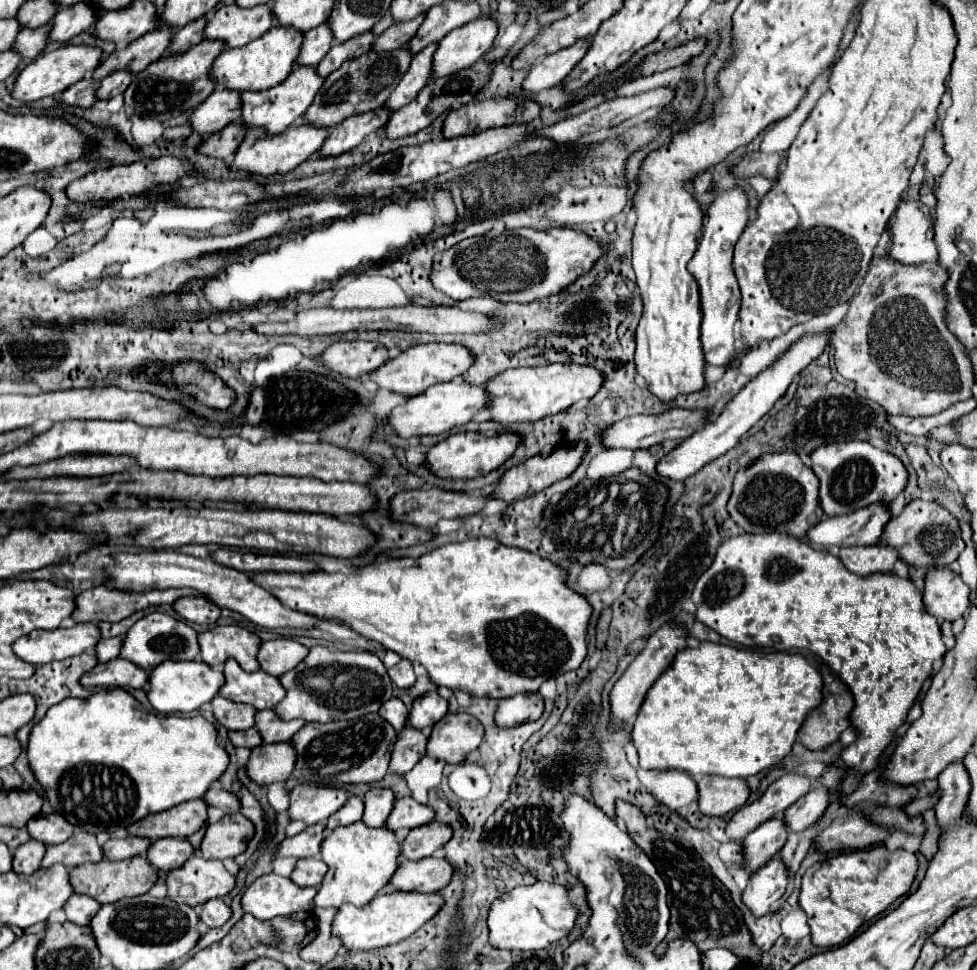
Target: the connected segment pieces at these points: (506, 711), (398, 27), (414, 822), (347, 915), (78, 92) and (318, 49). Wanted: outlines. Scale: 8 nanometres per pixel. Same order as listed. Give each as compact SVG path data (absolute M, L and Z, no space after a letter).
M523 691L519 695L499 701L495 721L501 727L515 727L525 721L535 721L543 715L543 697L535 691Z
M423 15L411 19L411 21L403 21L403 23L393 23L385 33L381 33L375 43L373 49L375 51L393 51L401 45L407 43L407 39L411 39L411 35L415 35L415 31L419 29L419 23L423 23Z
M401 797L395 801L395 807L387 819L387 827L393 831L409 831L433 821L433 815L435 811L431 811L431 807L417 803L413 797Z
M387 891L377 895L367 907L339 907L333 923L333 933L341 937L341 943L349 951L369 951L377 947L395 945L411 937L419 927L423 927L433 915L439 913L445 899L439 893L417 893L417 891Z
M87 75L79 83L75 83L73 87L69 87L67 91L63 91L63 95L59 97L59 101L67 103L67 105L93 107L99 101L99 99L95 99L95 87L97 85L99 85L99 79L93 79L91 75Z
M321 23L319 27L307 31L297 63L299 65L317 65L331 49L331 41L333 41L331 27L327 27L327 23Z

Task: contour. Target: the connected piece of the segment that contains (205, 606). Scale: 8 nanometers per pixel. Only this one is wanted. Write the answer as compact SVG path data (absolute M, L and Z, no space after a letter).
M181 597L175 601L175 611L189 623L215 625L221 615L221 607L215 607L209 599L201 597Z

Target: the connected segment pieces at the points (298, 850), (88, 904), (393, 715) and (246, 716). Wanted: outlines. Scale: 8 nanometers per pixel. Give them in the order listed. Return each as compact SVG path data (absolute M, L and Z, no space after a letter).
M325 823L313 825L305 831L301 831L295 837L287 837L281 845L279 845L279 853L281 855L293 855L293 857L319 857L319 847L323 843L323 831L325 831Z
M71 895L65 903L65 913L67 913L67 919L71 923L77 923L77 925L89 925L89 921L97 915L99 911L99 903L95 899L89 899L85 895Z
M389 699L381 709L379 709L379 715L383 719L387 719L395 731L401 731L405 725L407 725L407 715L409 715L409 709L405 707L405 703L401 699Z
M217 695L213 701L213 713L217 717L217 721L221 725L225 725L227 729L235 731L235 729L251 729L255 727L253 719L255 719L255 707L251 705L243 705L243 703L231 703L229 699L223 699L221 695Z

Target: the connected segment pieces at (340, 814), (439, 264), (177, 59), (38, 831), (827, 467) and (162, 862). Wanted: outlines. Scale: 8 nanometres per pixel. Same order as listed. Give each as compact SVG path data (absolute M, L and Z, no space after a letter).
M353 795L335 815L331 815L327 819L325 835L329 835L335 827L345 827L345 825L351 825L355 821L361 821L361 817L363 817L363 799Z
M521 227L489 237L489 247L487 237L471 237L437 253L429 279L435 289L455 301L487 295L501 303L531 303L557 295L567 289L567 285L587 275L587 271L595 267L595 259L603 255L603 249L601 241L569 227L551 227L547 231Z
M203 39L199 45L191 47L191 51L183 51L183 55L165 55L163 59L157 59L157 63L151 63L151 67L139 71L139 75L133 77L125 91L125 105L137 115L145 115L157 121L167 121L185 111L191 111L215 91L215 83L207 79L207 71L221 51L225 51L223 43L215 43L215 39Z
M59 813L39 815L27 823L27 829L33 839L37 839L45 845L63 843L73 835L71 823L67 823L67 819L63 819L63 815L59 815Z
M867 441L827 443L811 453L813 471L821 481L819 501L825 515L843 515L875 501L891 503L907 487L907 469L889 451L881 451Z
M167 837L151 843L151 847L147 849L147 859L153 867L171 871L175 867L181 867L189 857L193 857L193 853L195 849L187 839Z

